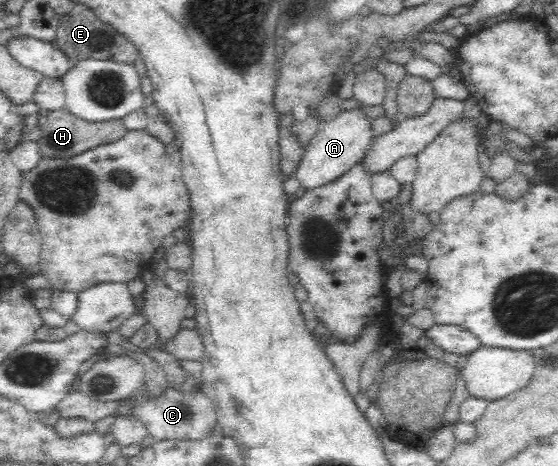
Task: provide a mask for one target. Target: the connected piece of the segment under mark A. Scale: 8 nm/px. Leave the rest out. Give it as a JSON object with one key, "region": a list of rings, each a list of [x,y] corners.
{"region":[[[362,106],[349,110],[340,110],[336,117],[325,121],[317,135],[305,146],[302,159],[294,176],[300,180],[300,185],[306,190],[330,183],[358,164],[364,152],[369,148],[374,139],[374,119],[366,113]]]}

